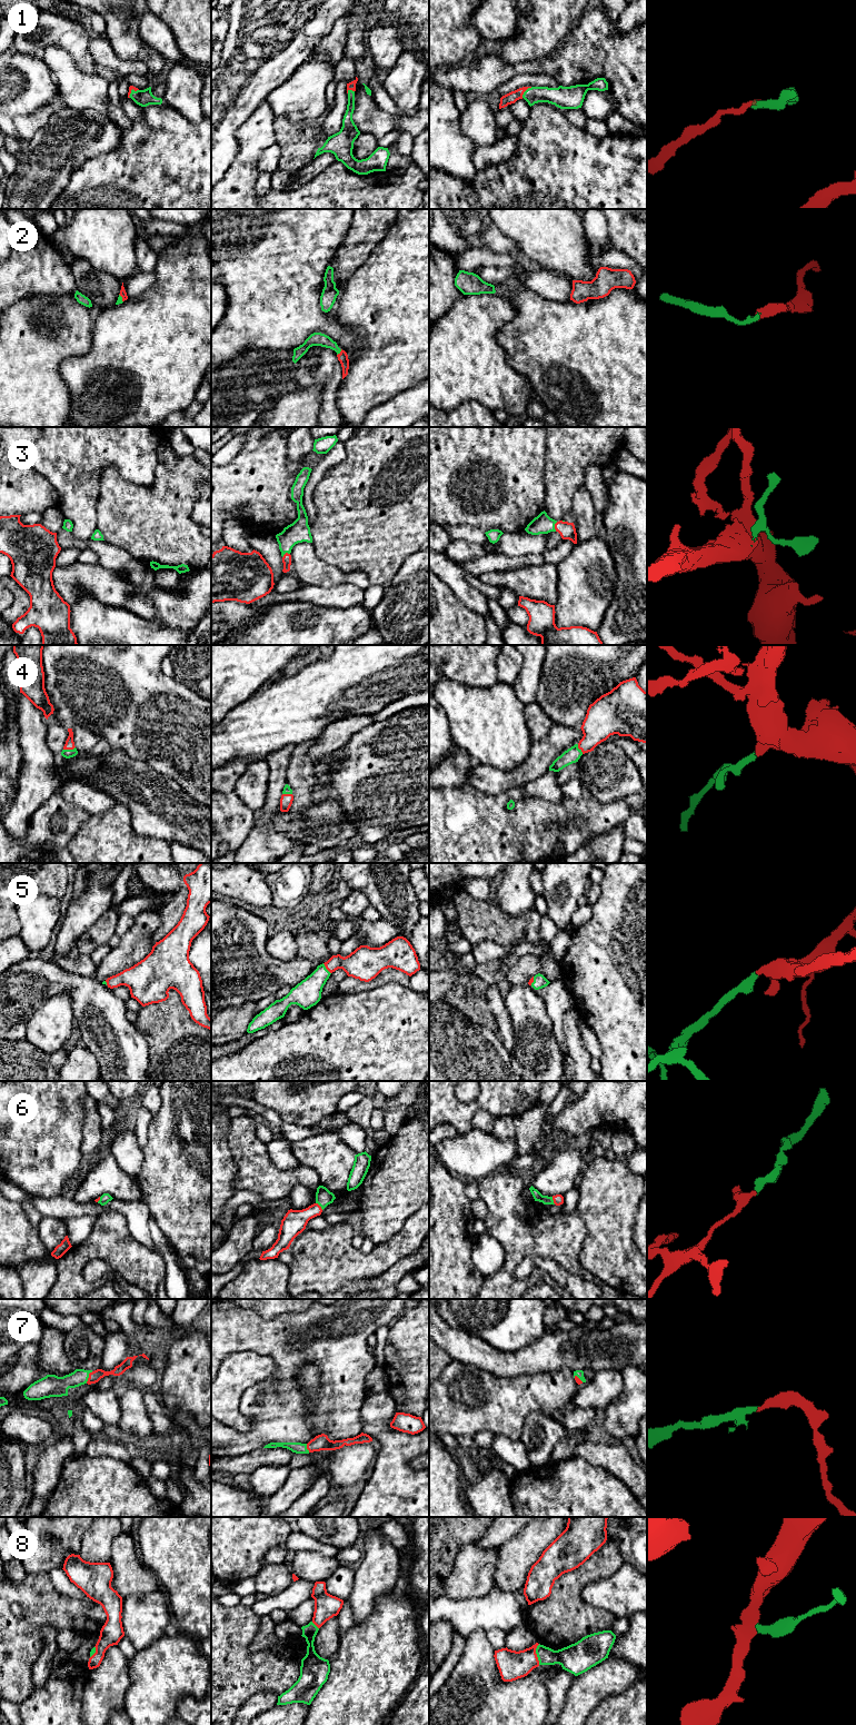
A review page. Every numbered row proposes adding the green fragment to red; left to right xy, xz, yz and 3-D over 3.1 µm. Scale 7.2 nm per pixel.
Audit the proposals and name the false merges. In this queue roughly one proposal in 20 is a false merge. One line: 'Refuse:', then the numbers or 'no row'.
Refuse: no row

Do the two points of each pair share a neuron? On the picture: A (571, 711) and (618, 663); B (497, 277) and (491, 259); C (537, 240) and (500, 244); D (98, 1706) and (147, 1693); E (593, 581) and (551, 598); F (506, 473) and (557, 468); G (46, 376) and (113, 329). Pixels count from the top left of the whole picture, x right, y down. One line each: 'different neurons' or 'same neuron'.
A: same neuron
B: different neurons
C: different neurons
D: different neurons
E: different neurons
F: different neurons
G: different neurons

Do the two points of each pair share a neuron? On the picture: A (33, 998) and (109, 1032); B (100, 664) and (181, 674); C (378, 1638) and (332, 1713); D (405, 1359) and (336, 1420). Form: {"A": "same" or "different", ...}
{"A": "same", "B": "different", "C": "same", "D": "different"}

